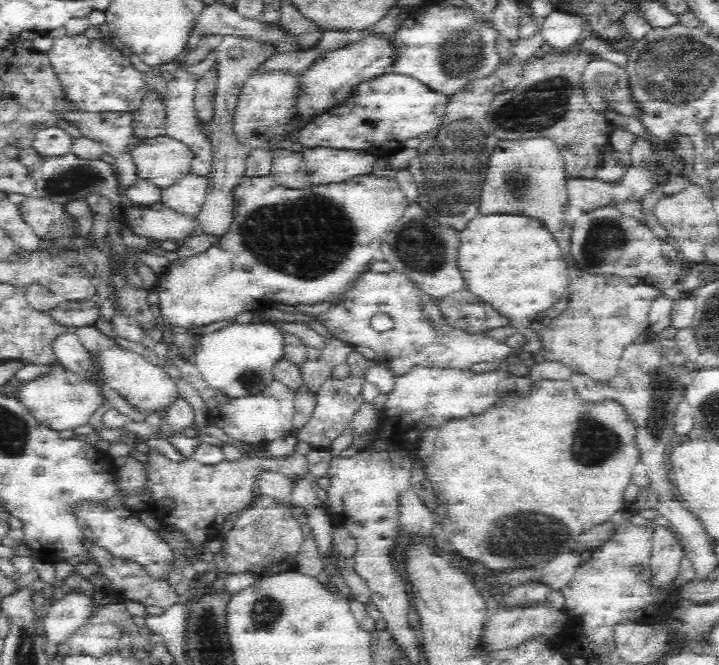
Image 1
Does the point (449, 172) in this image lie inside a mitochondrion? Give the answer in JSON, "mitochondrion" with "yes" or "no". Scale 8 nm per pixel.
{"mitochondrion":"yes"}

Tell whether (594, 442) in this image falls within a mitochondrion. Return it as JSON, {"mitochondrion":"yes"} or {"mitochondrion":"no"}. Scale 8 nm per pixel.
{"mitochondrion":"yes"}

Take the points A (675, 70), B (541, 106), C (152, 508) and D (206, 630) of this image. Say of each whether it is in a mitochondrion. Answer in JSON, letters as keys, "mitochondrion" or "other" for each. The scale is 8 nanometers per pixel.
{"A":"mitochondrion","B":"mitochondrion","C":"other","D":"mitochondrion"}

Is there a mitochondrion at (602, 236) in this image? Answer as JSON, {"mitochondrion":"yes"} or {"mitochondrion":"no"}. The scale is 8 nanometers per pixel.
{"mitochondrion":"yes"}

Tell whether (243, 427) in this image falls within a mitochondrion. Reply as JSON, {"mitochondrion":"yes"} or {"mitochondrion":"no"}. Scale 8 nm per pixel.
{"mitochondrion":"no"}

